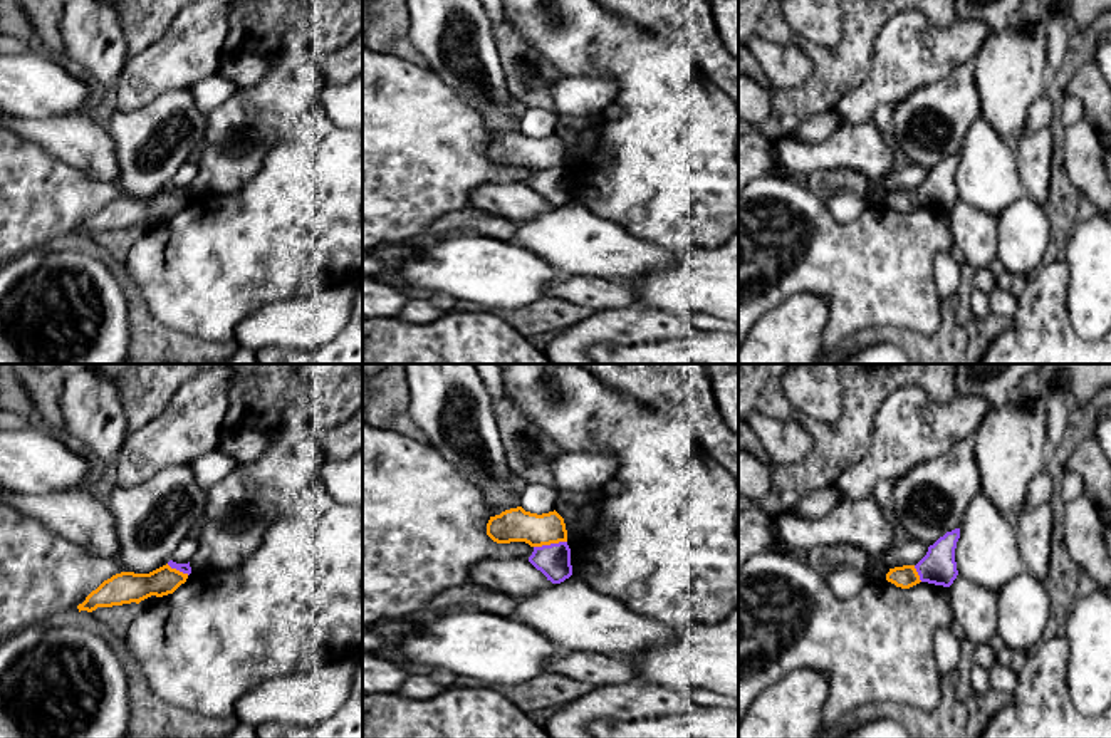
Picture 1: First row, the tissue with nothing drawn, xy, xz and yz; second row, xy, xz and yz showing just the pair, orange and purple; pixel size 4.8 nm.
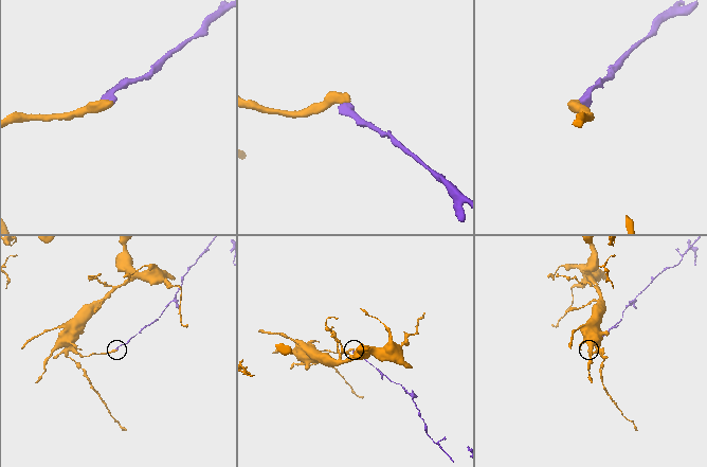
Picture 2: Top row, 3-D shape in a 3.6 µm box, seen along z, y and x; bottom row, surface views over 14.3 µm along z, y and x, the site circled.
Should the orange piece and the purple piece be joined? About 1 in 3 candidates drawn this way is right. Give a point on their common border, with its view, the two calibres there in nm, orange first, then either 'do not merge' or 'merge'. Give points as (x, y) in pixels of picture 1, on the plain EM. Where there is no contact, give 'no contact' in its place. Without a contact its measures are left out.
xz (549, 168) | 160/160 nm | do not merge

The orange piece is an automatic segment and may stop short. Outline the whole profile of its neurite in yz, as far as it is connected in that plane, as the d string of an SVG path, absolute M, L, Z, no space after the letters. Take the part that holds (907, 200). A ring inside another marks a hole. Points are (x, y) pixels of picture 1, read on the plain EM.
M915 190L889 193L889 196L886 198L886 205L901 213L910 213L921 206Z

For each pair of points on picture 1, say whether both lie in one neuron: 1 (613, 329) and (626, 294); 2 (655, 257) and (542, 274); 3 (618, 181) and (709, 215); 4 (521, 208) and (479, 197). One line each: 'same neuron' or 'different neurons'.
1: different neurons
2: different neurons
3: same neuron
4: same neuron

